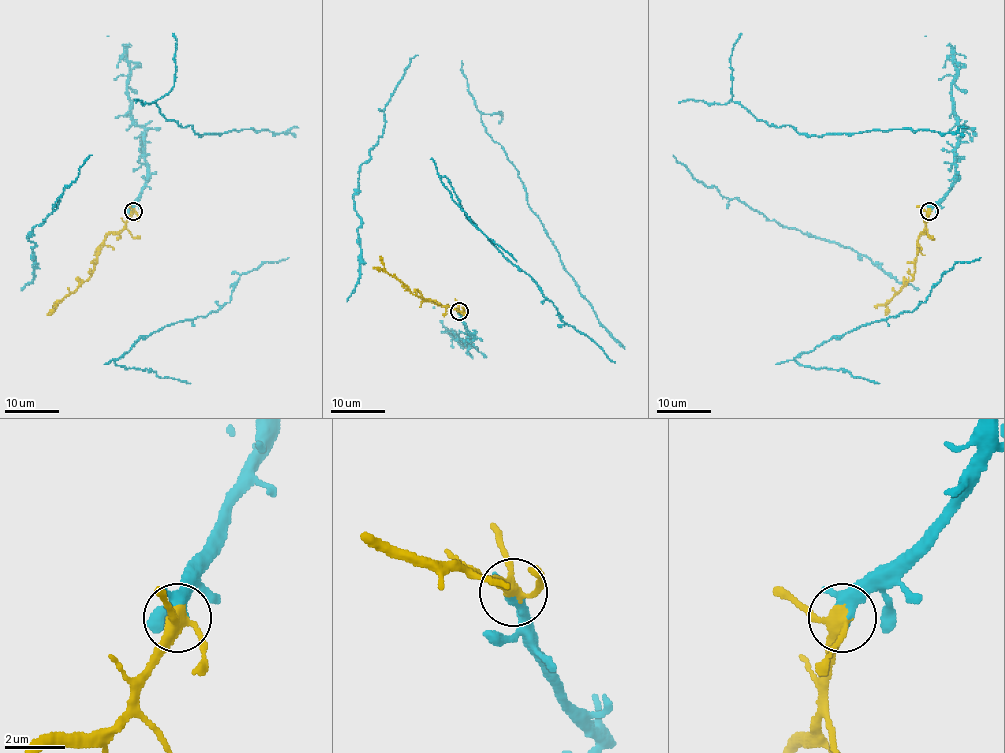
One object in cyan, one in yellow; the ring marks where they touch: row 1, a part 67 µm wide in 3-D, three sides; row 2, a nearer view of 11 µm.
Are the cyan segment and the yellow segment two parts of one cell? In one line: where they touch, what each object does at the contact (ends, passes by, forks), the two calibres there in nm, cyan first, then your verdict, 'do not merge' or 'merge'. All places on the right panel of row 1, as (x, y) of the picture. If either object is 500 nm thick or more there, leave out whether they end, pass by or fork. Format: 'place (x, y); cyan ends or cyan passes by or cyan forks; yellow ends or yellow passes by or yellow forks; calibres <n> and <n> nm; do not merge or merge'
place (929, 211); cyan passes by; yellow forks; calibres 360 and 320 nm; merge

